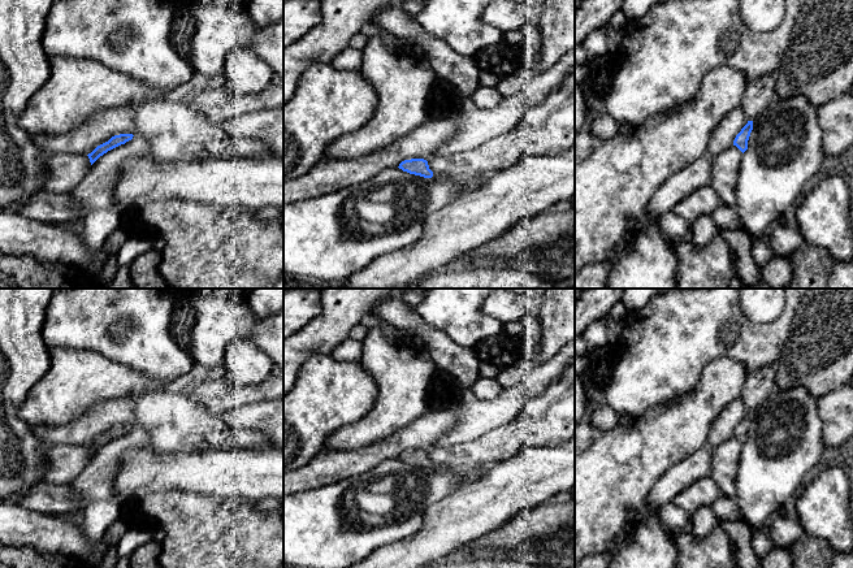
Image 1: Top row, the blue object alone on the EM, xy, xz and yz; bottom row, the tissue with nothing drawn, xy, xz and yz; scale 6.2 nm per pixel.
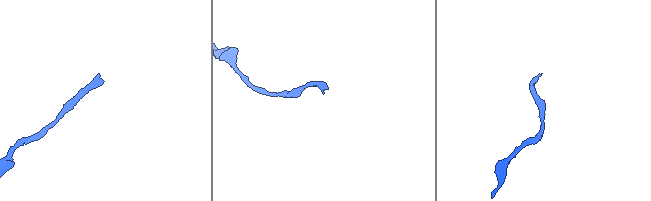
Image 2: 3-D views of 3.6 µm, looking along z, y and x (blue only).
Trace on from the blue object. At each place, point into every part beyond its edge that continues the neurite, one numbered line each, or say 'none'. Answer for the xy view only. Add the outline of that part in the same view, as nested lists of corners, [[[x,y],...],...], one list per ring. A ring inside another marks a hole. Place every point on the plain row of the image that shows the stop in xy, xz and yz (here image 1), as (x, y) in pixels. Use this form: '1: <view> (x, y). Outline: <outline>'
none

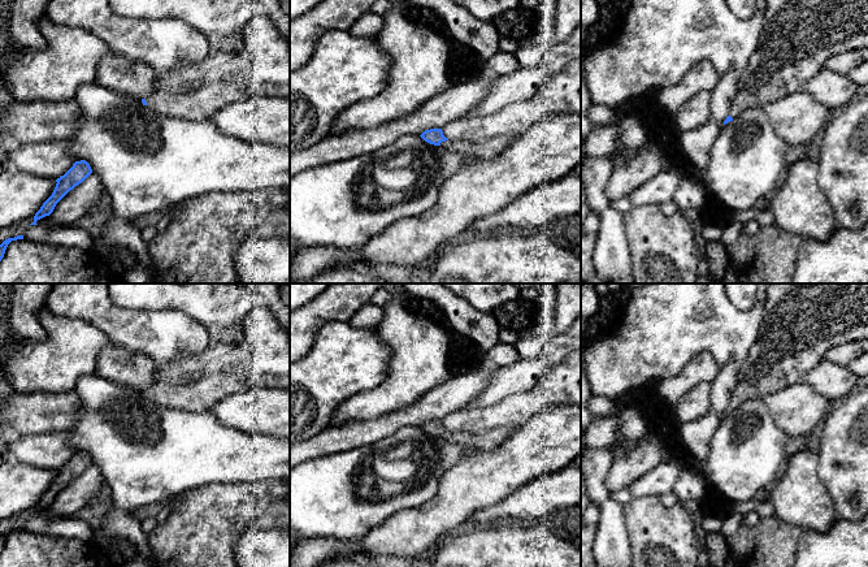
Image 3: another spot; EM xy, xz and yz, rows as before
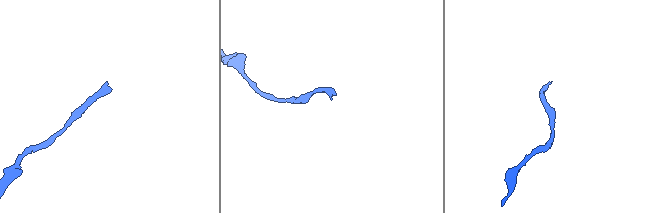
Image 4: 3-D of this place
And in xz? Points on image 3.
1: xz (490, 440). Outline: [[[500,427],[482,433],[446,432],[440,438],[463,446],[473,455],[496,450],[516,429],[517,427]]]

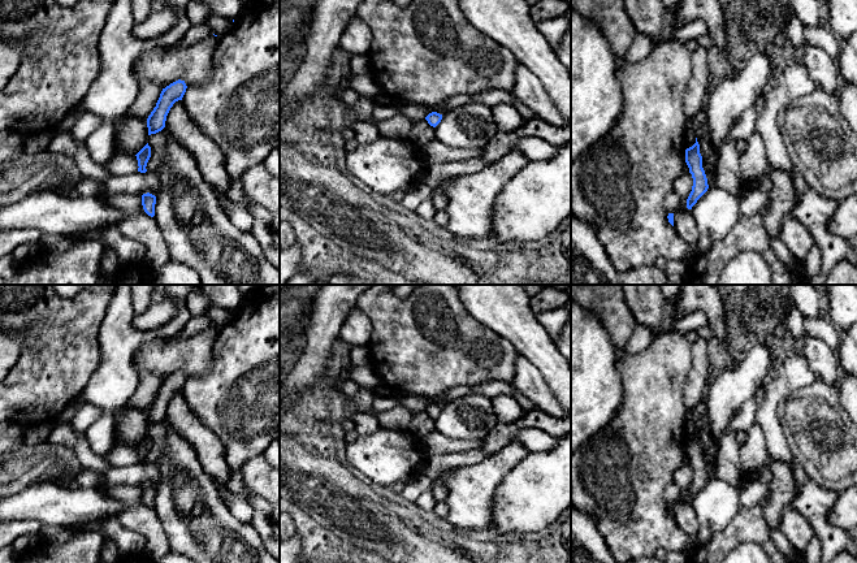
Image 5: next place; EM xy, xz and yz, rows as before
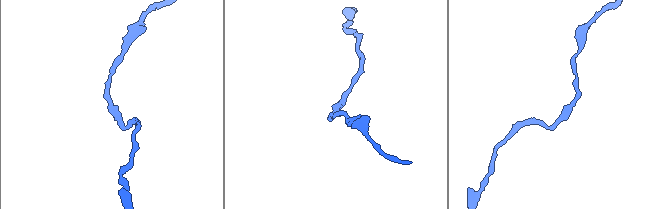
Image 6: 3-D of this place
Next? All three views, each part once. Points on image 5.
none

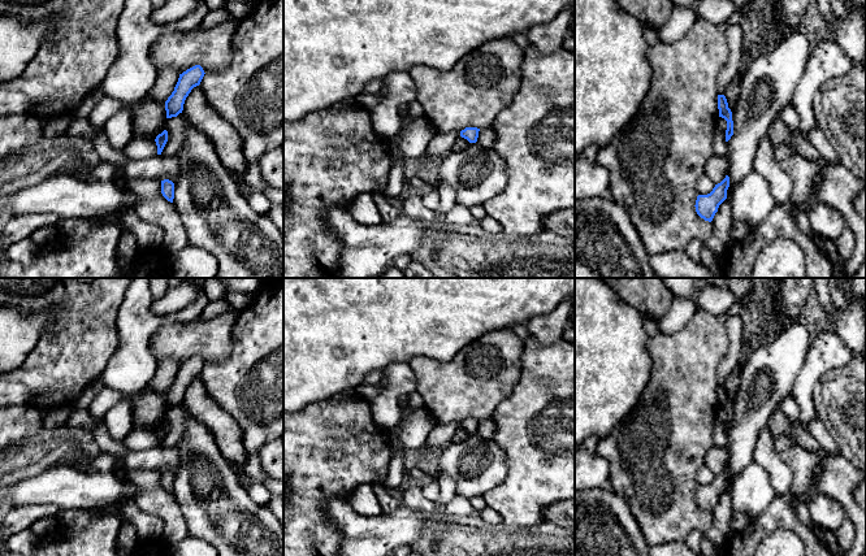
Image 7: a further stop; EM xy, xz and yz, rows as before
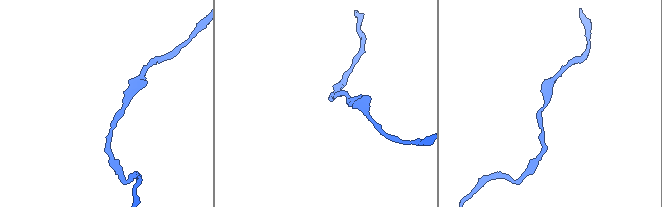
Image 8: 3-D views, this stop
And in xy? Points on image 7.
none

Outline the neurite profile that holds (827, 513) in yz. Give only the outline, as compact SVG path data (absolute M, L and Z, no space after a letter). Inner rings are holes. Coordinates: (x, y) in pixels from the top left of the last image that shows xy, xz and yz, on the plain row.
M814 494L807 500L807 508L815 525L835 533L846 518L843 507L824 494Z

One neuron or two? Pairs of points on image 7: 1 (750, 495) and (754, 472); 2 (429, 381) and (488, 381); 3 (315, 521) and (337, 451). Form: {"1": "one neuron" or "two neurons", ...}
{"1": "one neuron", "2": "one neuron", "3": "one neuron"}

